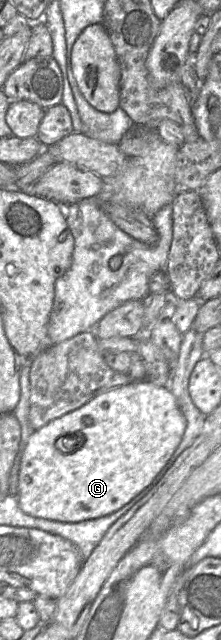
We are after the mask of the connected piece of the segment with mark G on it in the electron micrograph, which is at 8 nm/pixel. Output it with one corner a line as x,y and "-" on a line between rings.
143,379
102,393
82,407
56,420
52,420
39,430
35,430
29,437
22,456
19,472
19,484
16,494
19,507
24,513
33,517
65,523
78,523
110,515
128,504
153,482
179,446
185,429
186,419
178,406
175,396
167,386
157,386

